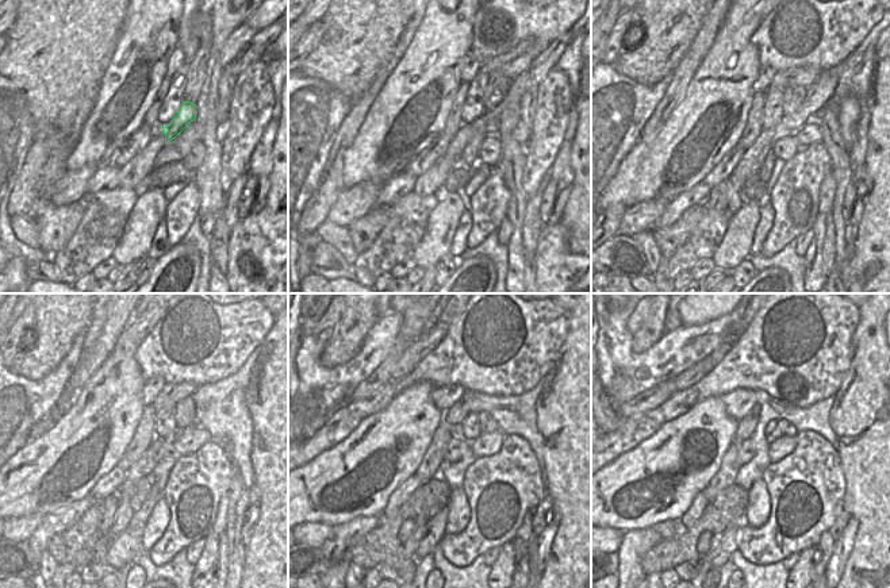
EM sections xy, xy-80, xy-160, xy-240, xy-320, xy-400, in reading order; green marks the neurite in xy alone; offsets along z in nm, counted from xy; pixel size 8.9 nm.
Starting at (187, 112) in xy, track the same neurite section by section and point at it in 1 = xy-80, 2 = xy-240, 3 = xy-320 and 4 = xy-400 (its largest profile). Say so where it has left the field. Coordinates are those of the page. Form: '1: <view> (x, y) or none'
1: xy-80 (470, 157)
2: xy-240 (139, 518)
3: xy-320 (434, 530)
4: xy-400 (725, 546)

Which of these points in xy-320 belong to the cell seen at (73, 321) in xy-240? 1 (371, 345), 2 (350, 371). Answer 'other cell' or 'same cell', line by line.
1: other cell
2: other cell

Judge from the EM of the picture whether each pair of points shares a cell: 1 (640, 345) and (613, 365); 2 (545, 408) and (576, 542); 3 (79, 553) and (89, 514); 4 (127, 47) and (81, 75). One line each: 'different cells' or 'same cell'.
1: different cells
2: same cell
3: same cell
4: different cells

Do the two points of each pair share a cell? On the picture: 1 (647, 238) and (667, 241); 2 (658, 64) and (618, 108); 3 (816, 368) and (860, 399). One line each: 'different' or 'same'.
1: different
2: different
3: different

